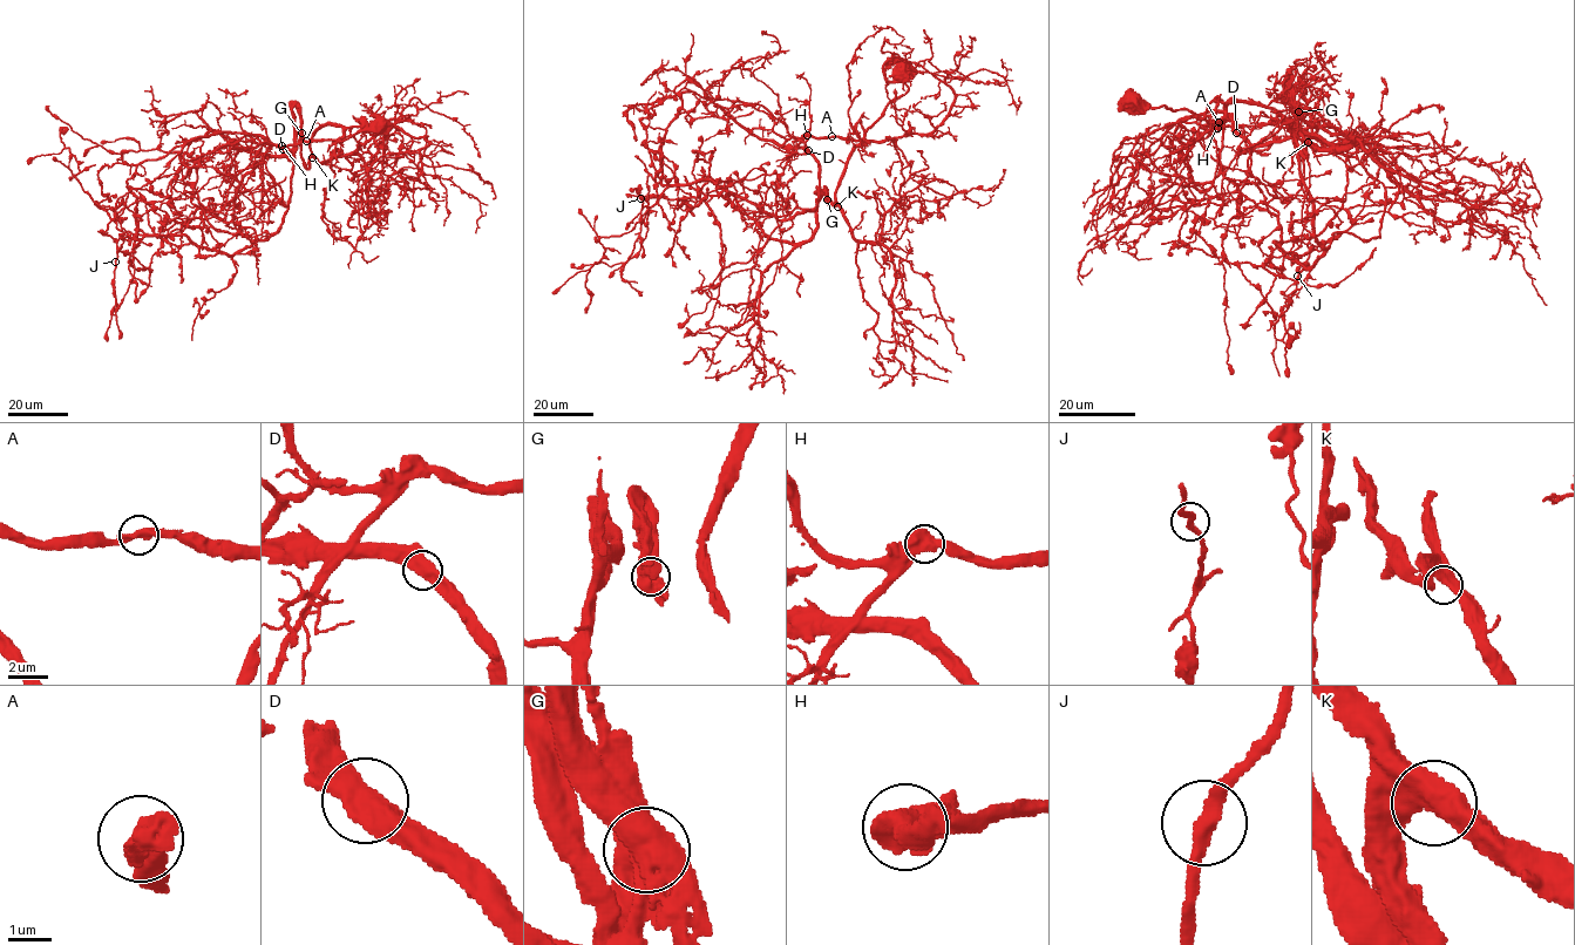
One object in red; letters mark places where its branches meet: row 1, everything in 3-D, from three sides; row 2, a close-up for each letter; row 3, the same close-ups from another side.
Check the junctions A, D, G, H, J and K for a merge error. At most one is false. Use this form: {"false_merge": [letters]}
{"false_merge": ["G"]}

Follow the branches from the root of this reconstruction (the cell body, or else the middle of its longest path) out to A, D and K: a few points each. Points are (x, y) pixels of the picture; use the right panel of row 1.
A: (1132, 102), (1144, 100), (1153, 108), (1190, 109), (1209, 122), (1222, 120), (1219, 122)
D: (1132, 102), (1144, 100), (1153, 108), (1190, 109), (1209, 122), (1222, 120), (1217, 128), (1230, 126), (1236, 133)
K: (1132, 102), (1190, 109), (1209, 122), (1221, 120), (1229, 102), (1254, 103), (1277, 110), (1308, 142)

